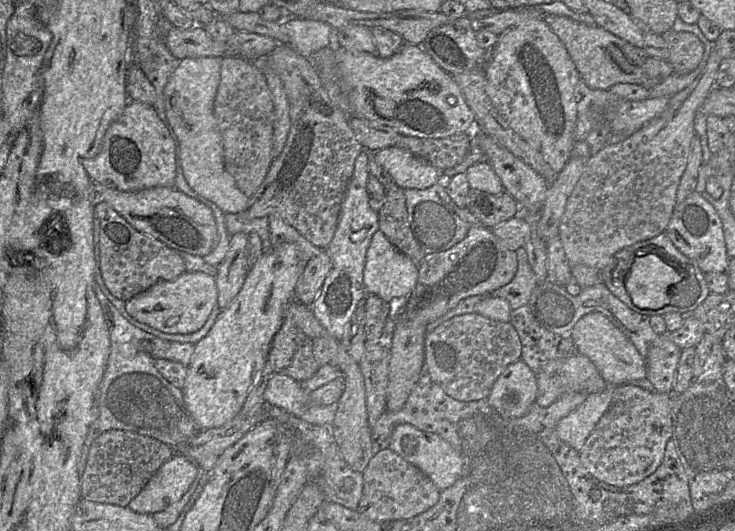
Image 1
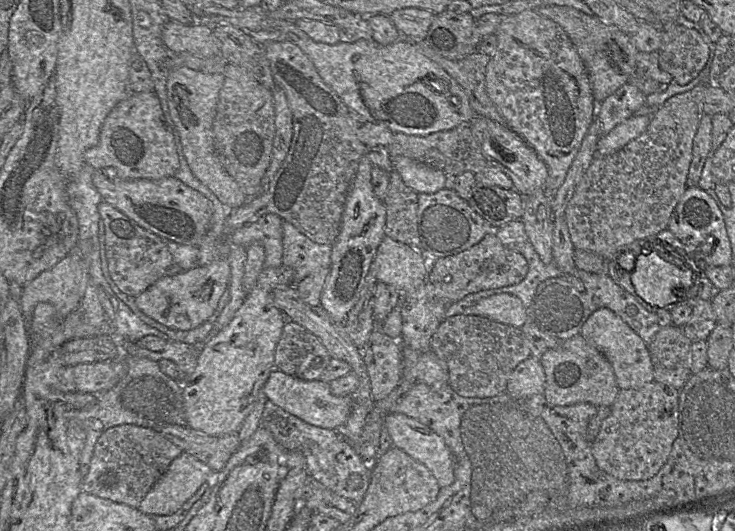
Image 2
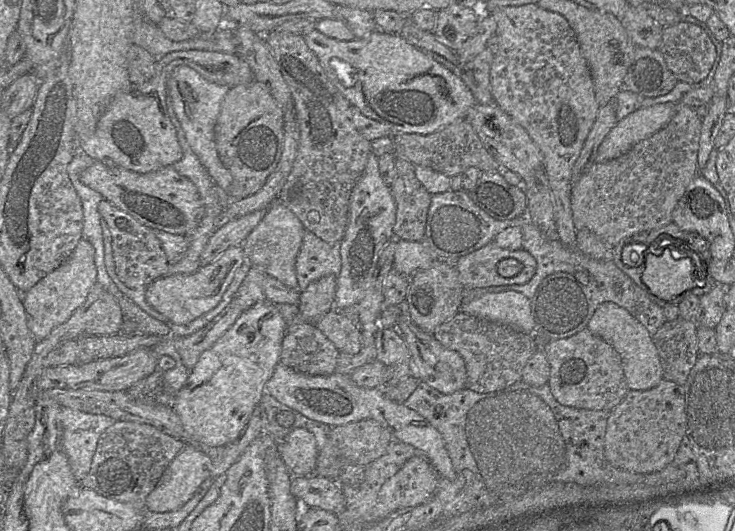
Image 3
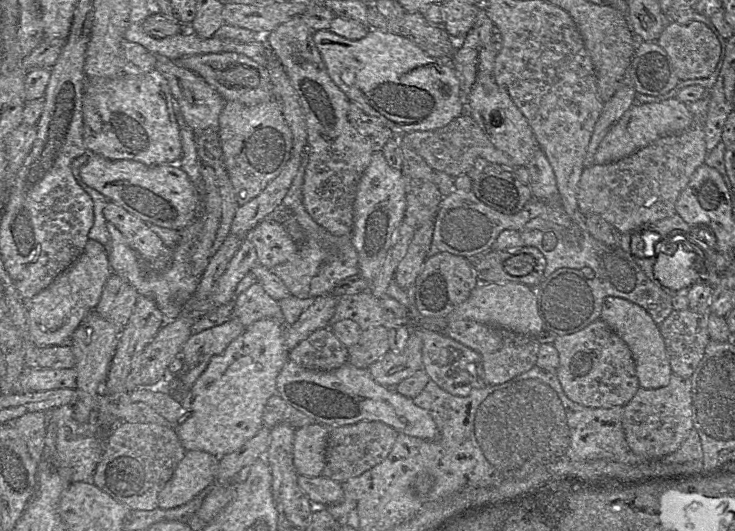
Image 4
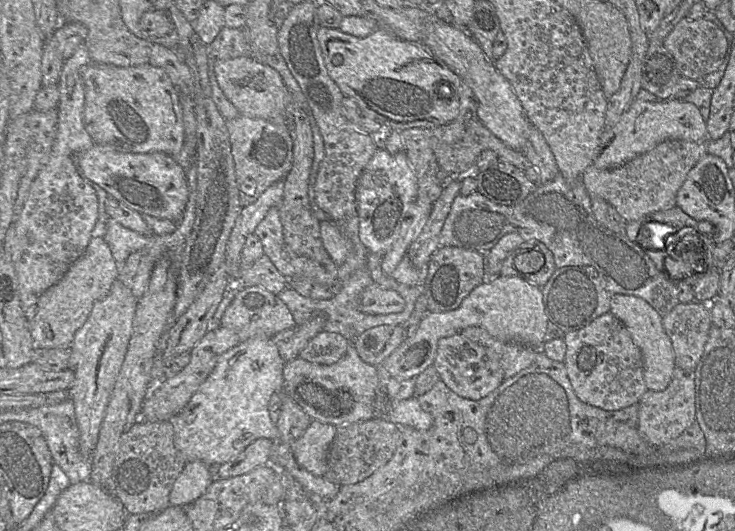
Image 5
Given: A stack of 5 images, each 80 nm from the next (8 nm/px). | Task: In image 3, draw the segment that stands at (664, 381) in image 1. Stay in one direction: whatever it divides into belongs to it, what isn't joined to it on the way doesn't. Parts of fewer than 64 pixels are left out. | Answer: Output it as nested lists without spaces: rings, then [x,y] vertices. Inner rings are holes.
[[[680,317],[666,321],[653,335],[664,379],[684,385],[699,356],[698,326]]]

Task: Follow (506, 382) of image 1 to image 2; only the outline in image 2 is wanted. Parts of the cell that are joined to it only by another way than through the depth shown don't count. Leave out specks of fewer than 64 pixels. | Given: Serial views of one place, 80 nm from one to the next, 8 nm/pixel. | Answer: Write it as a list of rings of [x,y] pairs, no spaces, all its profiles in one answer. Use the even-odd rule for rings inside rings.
[[[529,357],[514,369],[505,392],[515,399],[525,399],[536,394],[543,394],[545,378],[541,360]]]

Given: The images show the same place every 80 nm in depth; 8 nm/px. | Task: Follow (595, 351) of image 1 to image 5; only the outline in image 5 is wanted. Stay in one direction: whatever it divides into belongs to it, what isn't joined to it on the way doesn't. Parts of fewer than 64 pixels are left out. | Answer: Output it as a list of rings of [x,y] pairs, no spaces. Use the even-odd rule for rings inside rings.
[[[632,295],[613,296],[610,312],[624,324],[634,344],[641,351],[646,387],[652,391],[665,390],[672,380],[676,365],[671,340],[663,327],[663,318],[647,301]]]

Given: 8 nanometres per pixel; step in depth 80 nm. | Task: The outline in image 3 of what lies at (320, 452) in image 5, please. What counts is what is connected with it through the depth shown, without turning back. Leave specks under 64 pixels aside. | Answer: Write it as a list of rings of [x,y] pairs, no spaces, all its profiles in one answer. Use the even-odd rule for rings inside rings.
[[[297,428],[277,446],[279,455],[292,476],[314,474],[318,451],[315,437],[311,432]]]

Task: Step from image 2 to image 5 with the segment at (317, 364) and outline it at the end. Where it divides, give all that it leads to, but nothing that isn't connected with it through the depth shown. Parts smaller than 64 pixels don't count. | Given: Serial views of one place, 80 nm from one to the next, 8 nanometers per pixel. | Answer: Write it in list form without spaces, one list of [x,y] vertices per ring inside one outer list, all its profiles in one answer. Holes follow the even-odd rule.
[[[321,331],[316,334],[299,353],[299,358],[308,362],[331,365],[346,353],[349,341],[339,333]]]

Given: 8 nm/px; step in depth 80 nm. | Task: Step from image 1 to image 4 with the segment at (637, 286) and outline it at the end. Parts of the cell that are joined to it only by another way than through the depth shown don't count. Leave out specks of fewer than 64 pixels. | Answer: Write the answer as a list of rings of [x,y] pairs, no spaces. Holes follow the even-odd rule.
[[[672,246],[665,248],[668,254],[659,253],[653,267],[654,279],[666,290],[687,291],[697,283],[698,268],[694,253],[672,252]]]

